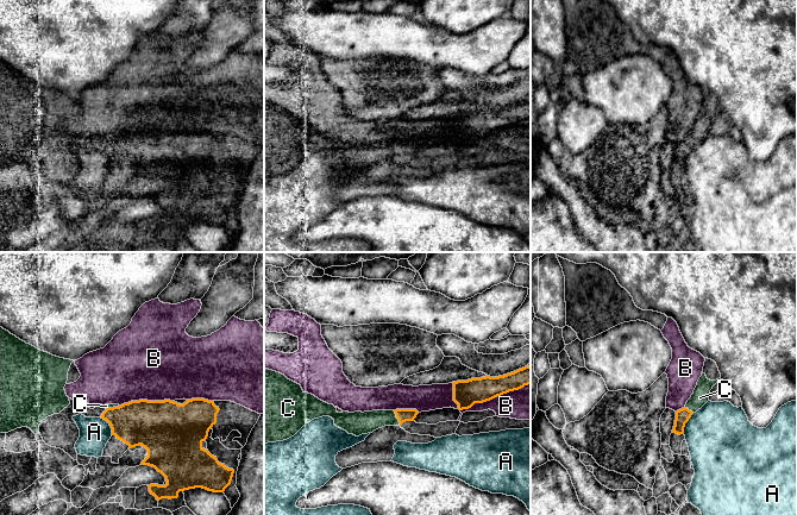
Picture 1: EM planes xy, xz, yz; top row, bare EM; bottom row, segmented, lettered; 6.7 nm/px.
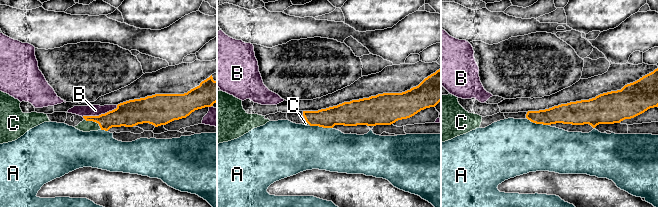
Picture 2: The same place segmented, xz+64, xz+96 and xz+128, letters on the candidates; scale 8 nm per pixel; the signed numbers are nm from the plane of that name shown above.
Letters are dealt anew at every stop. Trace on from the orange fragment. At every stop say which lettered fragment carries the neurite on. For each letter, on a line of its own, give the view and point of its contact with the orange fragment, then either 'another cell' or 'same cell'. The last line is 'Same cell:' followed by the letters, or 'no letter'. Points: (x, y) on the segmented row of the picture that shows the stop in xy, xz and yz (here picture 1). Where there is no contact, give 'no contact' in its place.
A: meets orange in xy at (110, 425); another cell
B: meets orange in xz at (495, 396); another cell
C: meets orange in xz at (396, 416); same cell
Same cell: C

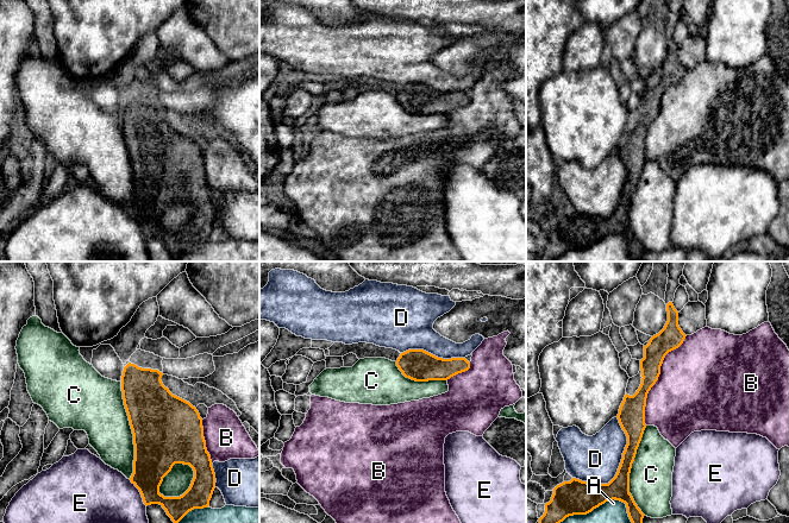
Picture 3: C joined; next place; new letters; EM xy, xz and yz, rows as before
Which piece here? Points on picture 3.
A: meets orange in yz at (601, 504); another cell
B: meets orange in yz at (657, 378); another cell
C: meets orange in xy at (132, 430); another cell
D: meets orange in yz at (619, 467); another cell
E: meets orange in xy at (139, 491); another cell
Same cell: no letter

